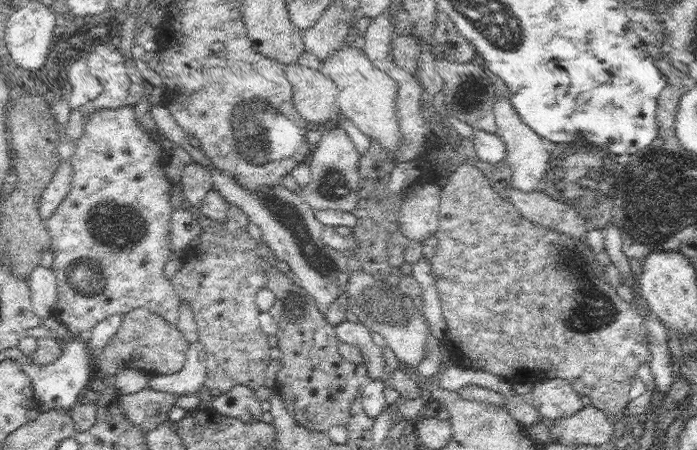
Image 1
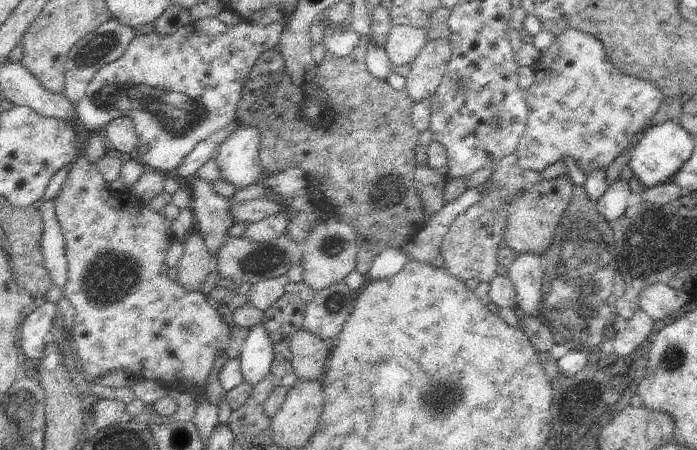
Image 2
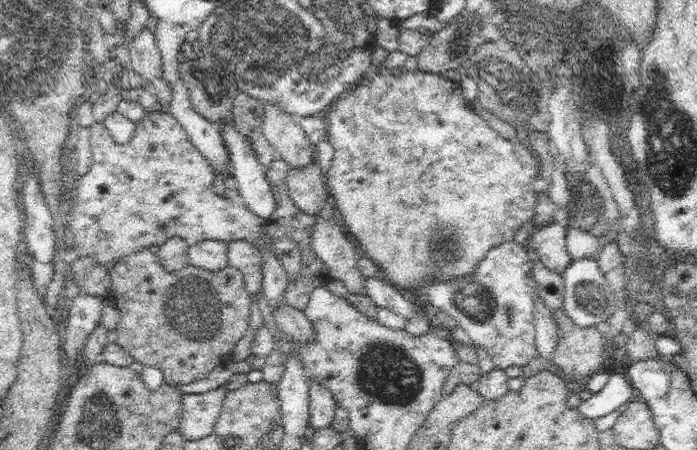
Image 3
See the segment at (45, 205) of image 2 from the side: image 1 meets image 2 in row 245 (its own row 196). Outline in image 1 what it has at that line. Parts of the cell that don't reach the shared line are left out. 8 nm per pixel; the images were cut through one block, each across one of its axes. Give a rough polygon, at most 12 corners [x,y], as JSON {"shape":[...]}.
{"shape":[[70,158],[59,162],[42,193],[39,215],[48,220],[72,186]]}

